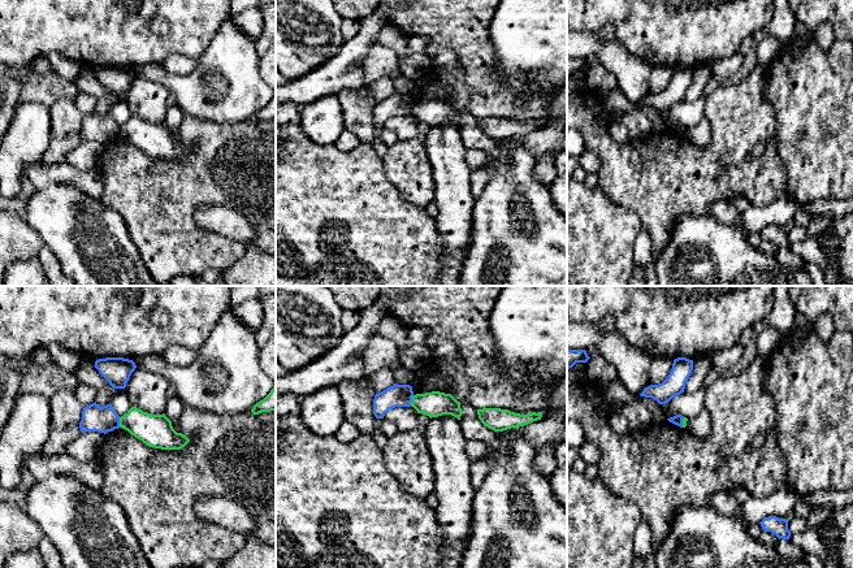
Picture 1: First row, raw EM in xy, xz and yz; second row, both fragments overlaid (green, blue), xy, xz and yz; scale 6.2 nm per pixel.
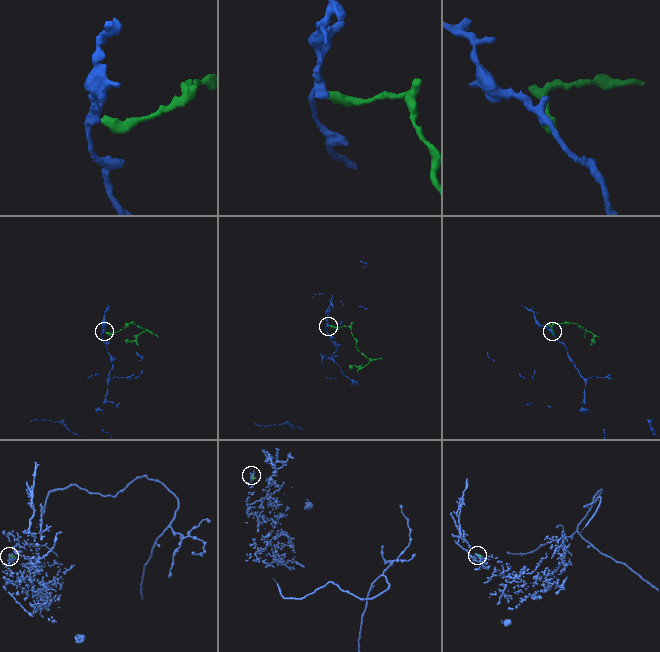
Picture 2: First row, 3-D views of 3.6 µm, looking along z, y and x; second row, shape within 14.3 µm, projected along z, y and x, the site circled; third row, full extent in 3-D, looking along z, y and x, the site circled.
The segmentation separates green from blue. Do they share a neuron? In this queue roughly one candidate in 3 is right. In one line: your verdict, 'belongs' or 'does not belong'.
does not belong

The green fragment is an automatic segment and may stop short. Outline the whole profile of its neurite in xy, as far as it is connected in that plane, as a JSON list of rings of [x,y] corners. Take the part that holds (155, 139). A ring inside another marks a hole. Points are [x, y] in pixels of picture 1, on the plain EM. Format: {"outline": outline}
{"outline": [[[135,116],[120,126],[120,136],[155,157],[181,159],[190,151],[185,143],[173,138],[172,130],[164,122],[151,123]]]}

